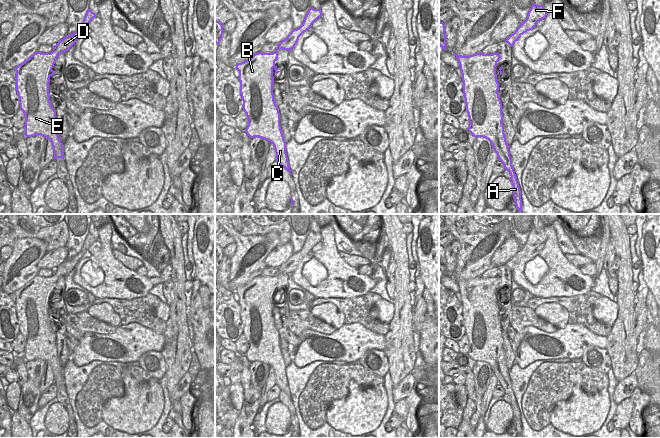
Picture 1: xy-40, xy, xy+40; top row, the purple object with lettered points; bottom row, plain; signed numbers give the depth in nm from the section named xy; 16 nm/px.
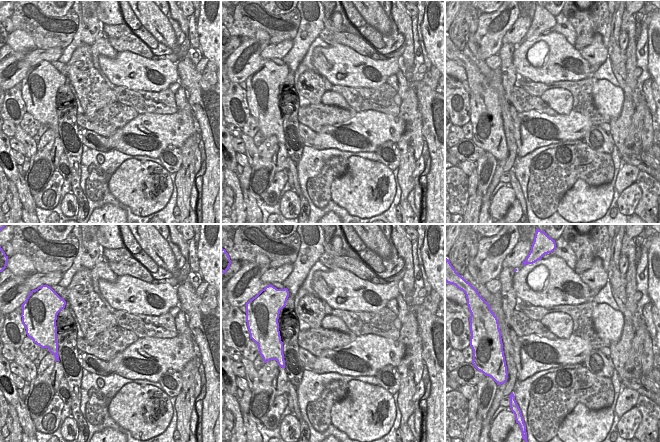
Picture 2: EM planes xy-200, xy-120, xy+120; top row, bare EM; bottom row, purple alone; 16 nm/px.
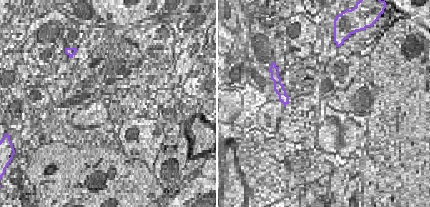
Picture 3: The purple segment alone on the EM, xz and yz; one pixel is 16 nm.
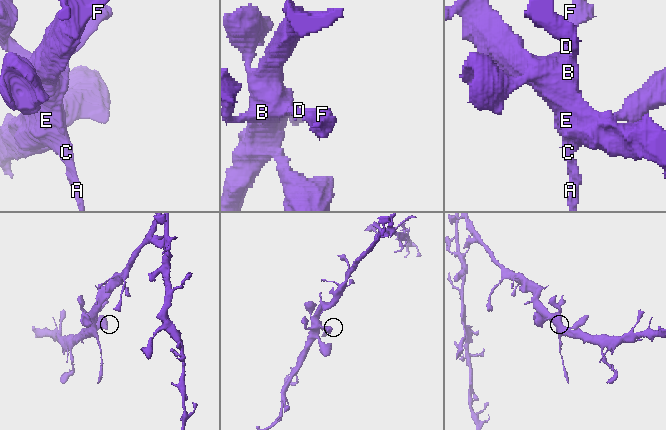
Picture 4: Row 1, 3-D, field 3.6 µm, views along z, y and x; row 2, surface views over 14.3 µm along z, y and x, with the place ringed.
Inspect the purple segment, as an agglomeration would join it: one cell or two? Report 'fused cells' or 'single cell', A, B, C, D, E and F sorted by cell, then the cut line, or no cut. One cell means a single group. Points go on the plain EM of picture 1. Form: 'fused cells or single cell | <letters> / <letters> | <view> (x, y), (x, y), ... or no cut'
fused cells | A / B C D E F | xy+40 (509, 382), (504, 390)

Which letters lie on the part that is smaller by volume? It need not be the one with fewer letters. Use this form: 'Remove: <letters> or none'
Remove: A

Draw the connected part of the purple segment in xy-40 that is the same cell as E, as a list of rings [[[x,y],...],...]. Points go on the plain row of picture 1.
[[[88,233],[81,251],[71,259],[66,258],[53,270],[51,277],[36,276],[14,292],[20,333],[26,342],[24,359],[26,361],[41,359],[49,363],[54,375],[54,384],[56,382],[64,383],[64,376],[63,367],[57,356],[56,335],[50,326],[50,301],[56,296],[52,292],[58,279],[65,277],[75,268],[96,240]]]

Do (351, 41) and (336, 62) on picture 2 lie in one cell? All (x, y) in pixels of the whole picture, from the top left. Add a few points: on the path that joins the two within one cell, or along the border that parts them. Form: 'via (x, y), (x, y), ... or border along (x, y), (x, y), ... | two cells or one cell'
border along (330, 45), (344, 44), (368, 57) | two cells

